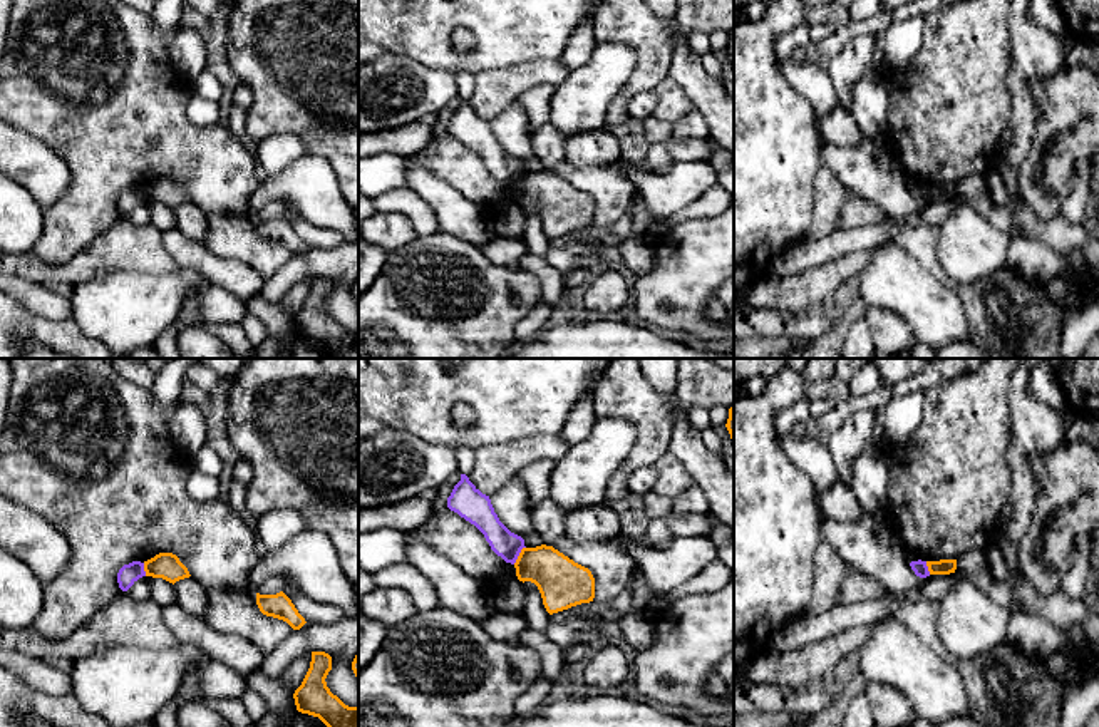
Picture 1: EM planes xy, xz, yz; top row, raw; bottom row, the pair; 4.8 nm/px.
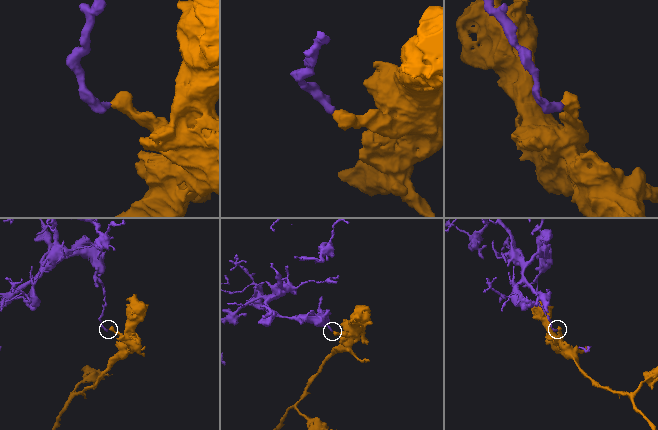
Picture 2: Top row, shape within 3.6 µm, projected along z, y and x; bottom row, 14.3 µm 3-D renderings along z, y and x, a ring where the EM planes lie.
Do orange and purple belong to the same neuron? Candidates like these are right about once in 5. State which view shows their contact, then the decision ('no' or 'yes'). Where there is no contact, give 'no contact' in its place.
xz | no

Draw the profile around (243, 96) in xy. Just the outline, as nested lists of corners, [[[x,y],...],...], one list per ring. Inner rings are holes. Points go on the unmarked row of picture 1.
[[[240,84],[233,95],[231,95],[231,102],[233,106],[238,106],[241,109],[250,109],[251,102],[253,102],[253,90],[246,85],[246,84]]]

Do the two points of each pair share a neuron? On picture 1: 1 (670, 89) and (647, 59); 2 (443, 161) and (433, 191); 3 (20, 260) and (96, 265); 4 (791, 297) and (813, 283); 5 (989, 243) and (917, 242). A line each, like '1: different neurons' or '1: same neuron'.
1: different neurons
2: different neurons
3: same neuron
4: same neuron
5: different neurons

